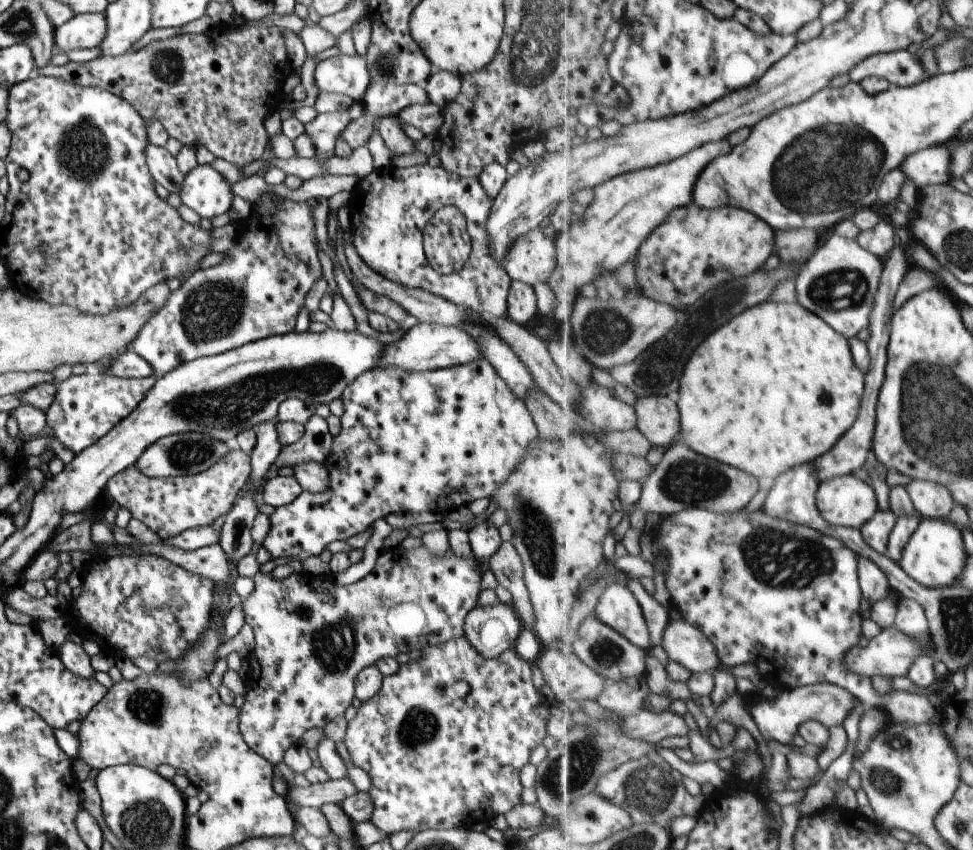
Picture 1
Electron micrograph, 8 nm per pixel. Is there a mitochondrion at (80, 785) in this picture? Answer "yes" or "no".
no

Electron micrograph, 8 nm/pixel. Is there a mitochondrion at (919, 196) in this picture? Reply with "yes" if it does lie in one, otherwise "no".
no

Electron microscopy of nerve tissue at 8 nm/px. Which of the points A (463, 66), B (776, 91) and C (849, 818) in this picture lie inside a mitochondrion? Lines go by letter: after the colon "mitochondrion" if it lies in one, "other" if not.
A: other
B: other
C: other

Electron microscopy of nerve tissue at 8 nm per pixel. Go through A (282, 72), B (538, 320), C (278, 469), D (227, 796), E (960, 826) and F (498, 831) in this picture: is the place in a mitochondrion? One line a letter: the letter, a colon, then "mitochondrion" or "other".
A: other
B: other
C: other
D: other
E: mitochondrion
F: other

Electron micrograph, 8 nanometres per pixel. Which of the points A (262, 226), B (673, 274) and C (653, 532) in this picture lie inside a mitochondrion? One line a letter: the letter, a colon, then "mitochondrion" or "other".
A: other
B: other
C: other

